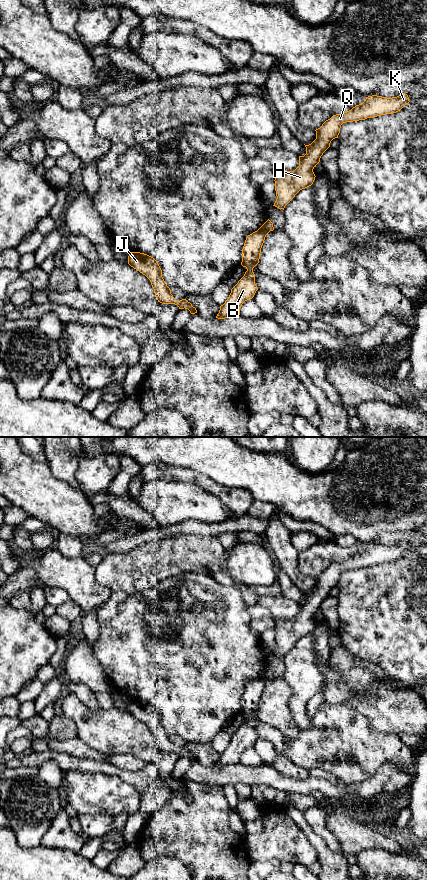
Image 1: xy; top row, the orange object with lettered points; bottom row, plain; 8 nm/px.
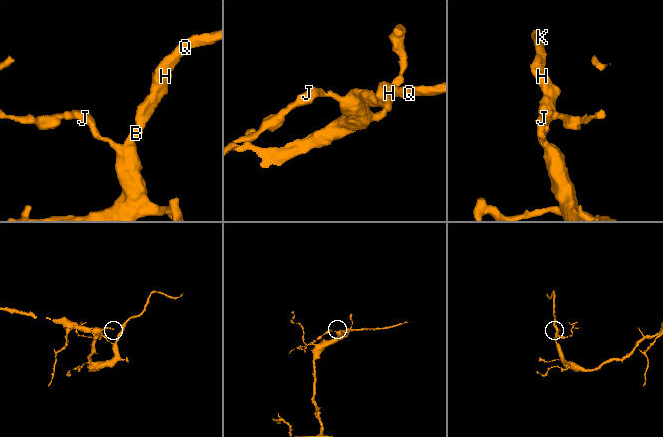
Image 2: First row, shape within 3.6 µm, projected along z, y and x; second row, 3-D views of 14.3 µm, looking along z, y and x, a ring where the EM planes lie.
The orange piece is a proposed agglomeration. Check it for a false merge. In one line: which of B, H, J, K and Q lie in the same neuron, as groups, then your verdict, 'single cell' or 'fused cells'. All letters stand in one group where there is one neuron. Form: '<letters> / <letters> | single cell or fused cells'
B H J K Q | single cell

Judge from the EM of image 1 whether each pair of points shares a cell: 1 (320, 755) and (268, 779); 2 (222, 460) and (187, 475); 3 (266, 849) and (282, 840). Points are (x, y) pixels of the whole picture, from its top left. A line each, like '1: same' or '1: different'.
1: different
2: different
3: same

